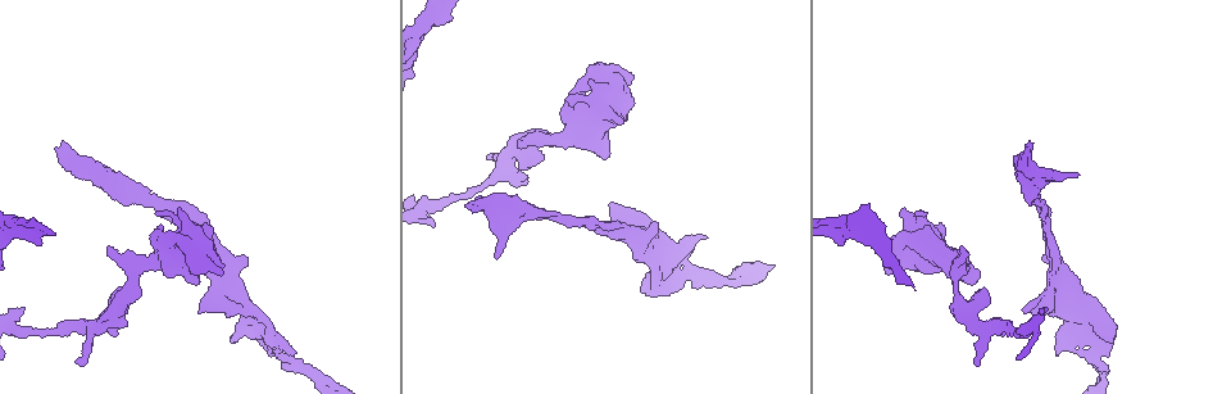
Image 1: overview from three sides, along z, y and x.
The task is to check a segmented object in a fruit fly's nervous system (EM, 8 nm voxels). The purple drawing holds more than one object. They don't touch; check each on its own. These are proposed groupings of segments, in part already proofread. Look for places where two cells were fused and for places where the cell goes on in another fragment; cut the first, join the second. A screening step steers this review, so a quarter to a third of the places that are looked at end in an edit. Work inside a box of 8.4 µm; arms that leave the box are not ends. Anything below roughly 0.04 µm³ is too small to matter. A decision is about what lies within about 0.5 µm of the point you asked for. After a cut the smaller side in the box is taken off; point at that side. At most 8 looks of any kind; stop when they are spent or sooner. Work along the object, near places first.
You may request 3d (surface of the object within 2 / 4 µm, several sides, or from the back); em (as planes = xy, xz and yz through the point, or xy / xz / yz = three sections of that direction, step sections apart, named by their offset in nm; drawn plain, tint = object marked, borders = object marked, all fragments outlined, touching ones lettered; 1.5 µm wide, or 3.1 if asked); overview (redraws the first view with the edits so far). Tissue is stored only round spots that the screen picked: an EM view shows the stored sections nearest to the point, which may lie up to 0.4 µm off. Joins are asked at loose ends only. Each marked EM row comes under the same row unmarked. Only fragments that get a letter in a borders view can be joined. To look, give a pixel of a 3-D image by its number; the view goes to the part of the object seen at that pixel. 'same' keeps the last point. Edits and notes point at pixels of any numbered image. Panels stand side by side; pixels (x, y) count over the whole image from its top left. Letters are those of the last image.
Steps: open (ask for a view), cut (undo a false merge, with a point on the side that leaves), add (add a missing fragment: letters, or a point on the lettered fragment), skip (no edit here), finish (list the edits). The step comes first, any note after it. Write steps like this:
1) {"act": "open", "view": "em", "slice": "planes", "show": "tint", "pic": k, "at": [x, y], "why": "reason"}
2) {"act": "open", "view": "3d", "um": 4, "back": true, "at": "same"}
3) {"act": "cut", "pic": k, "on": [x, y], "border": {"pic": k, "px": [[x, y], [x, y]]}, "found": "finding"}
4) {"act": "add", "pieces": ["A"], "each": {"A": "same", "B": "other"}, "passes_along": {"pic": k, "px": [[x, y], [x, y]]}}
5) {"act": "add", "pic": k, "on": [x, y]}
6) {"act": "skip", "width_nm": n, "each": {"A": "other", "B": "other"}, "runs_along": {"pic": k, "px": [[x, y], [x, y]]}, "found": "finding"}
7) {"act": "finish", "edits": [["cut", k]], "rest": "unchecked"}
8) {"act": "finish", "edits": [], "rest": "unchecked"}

{"act": "open", "view": "3d", "um": 2, "pic": 1, "at": [518, 142]}

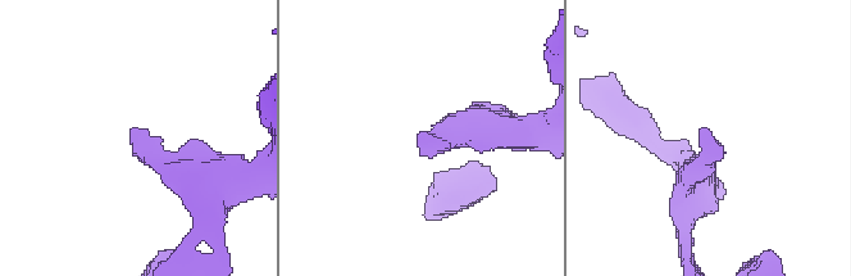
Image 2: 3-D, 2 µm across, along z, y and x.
{"act": "open", "view": "em", "slice": "yz", "step": 4, "show": "tint", "pic": 2, "at": [420, 141], "why": "need the tissue"}

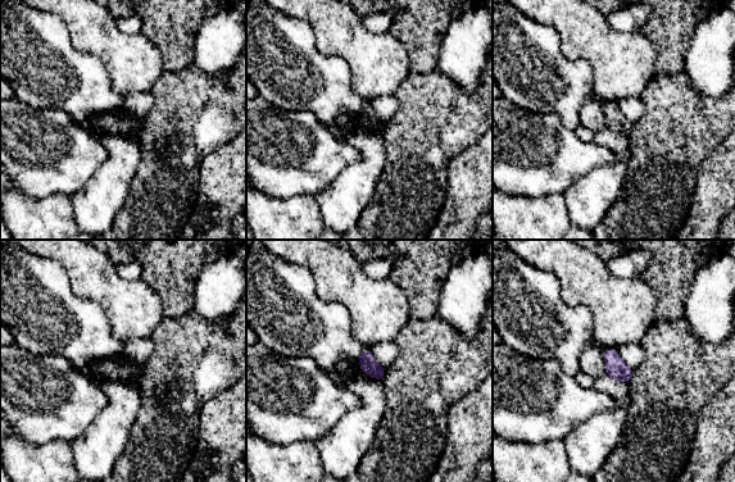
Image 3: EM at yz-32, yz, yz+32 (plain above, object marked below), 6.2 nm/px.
{"act": "open", "view": "em", "slice": "planes", "show": "borders", "at": "same"}

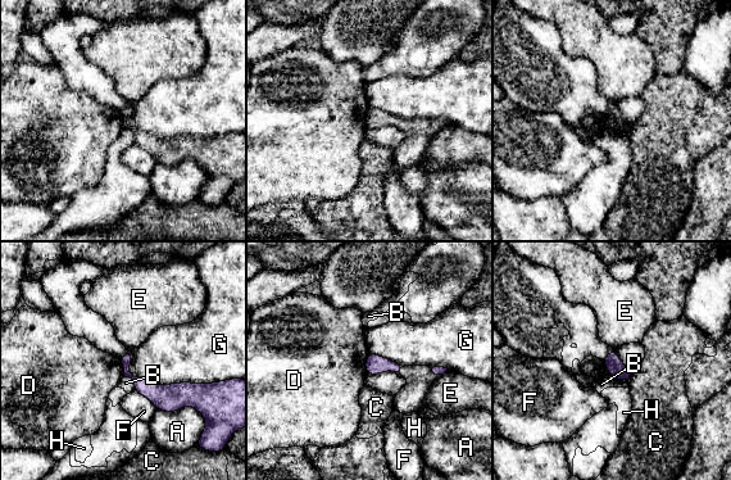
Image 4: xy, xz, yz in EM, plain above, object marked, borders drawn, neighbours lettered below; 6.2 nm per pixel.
{"act": "skip", "each": {"A": "other", "B": "other", "C": "other", "D": "other", "E": "other", "F": "other", "G": "other", "H": "other"}, "runs_along": {"pic": 4, "px": [[125, 360], [126, 371], [153, 392], [196, 386]]}, "found": "none of them fits"}

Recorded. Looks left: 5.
{"act": "open", "view": "em", "slice": "planes", "show": "borders", "pic": 1, "at": [1044, 308], "why": "tapers out"}

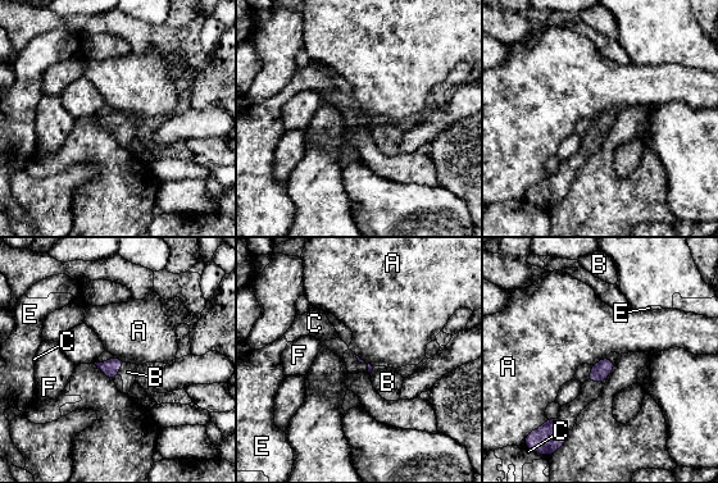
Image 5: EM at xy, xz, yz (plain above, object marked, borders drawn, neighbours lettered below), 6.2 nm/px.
{"act": "add", "pieces": ["B"], "each": {"A": "other", "B": "same", "C": "other", "E": "other", "F": "other"}, "passes_along": {"pic": 5, "px": [[110, 368], [119, 368], [127, 372]]}, "found": "it goes on there"}

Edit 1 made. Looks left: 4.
{"act": "open", "view": "em", "slice": "xy", "step": 4, "show": "tint", "pic": 1, "at": [1107, 332]}

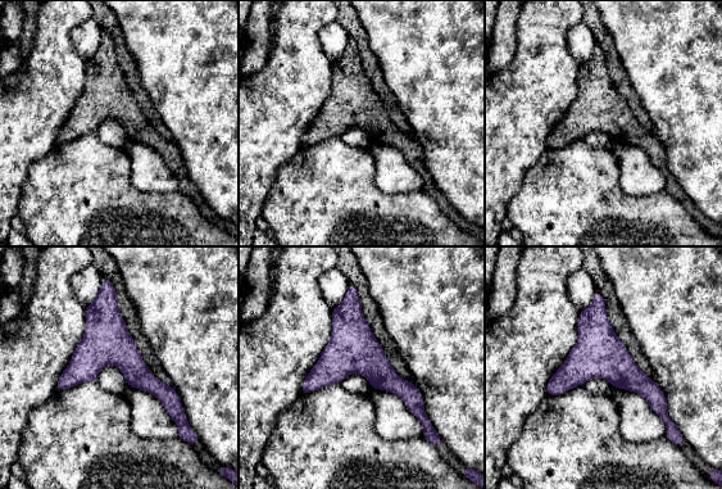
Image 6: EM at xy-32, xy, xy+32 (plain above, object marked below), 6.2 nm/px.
{"act": "open", "view": "em", "slice": "planes", "show": "borders", "at": "same", "why": "another direction"}

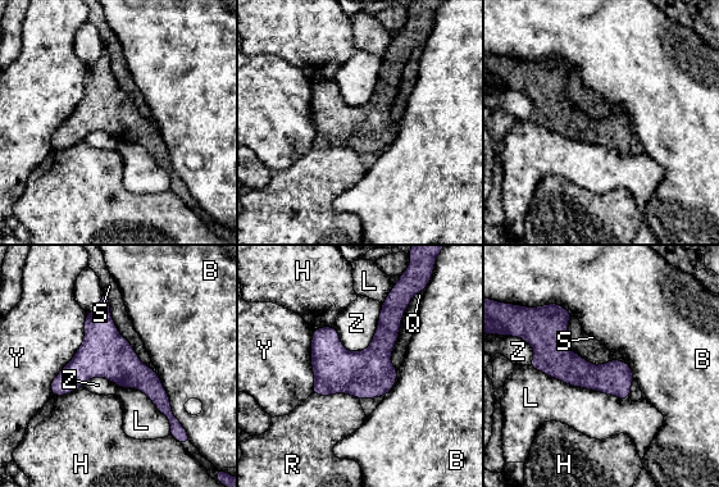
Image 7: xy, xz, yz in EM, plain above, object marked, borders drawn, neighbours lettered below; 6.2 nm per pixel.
{"act": "skip", "width_nm": 300, "each": {"B": "other", "H": "other", "L": "other", "Q": "other", "R": "other", "S": "other", "Y": "other", "Z": "other"}, "border": {"pic": 7, "px": [[382, 304], [372, 341], [346, 350]]}, "found": "continuous, no second cell"}

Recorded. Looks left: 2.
{"act": "finish", "edits": [["add", 5]], "rest": "unchecked"}

